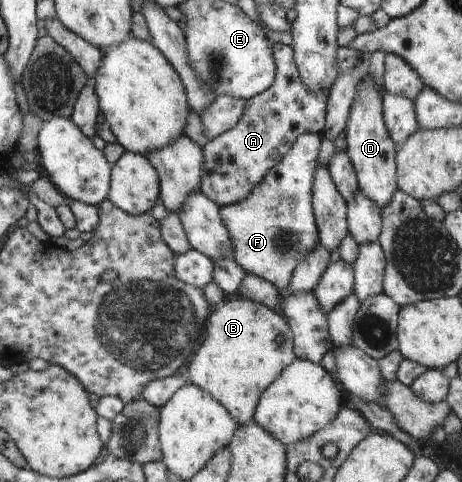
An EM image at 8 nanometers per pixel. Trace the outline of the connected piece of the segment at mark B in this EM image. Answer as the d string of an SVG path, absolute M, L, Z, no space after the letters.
M238 295L226 297L222 303L212 309L206 322L205 338L188 361L184 373L188 380L201 390L208 392L223 408L237 425L248 425L255 422L255 409L262 392L277 380L282 370L296 357L293 350L293 335L287 321L264 304L256 303Z

